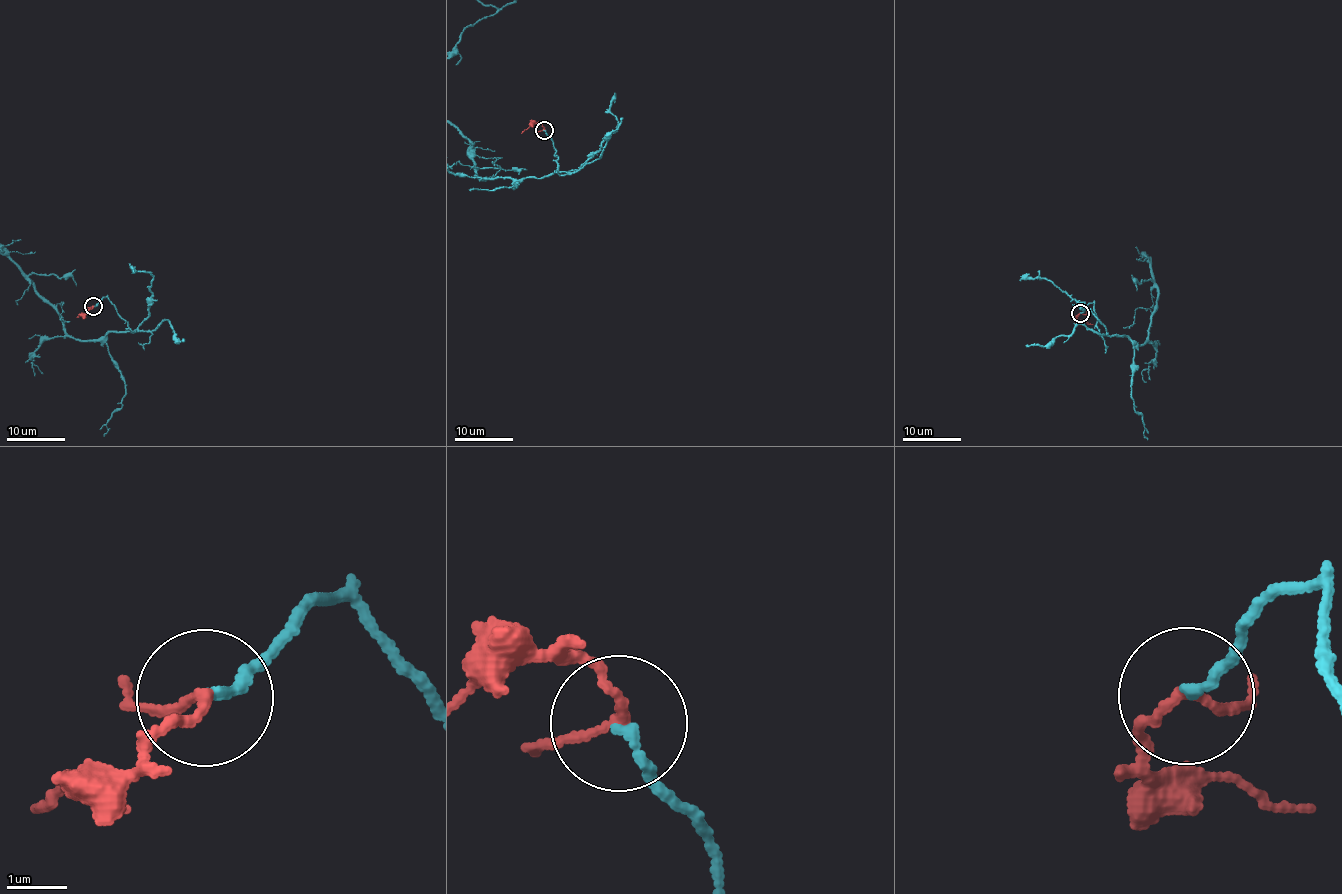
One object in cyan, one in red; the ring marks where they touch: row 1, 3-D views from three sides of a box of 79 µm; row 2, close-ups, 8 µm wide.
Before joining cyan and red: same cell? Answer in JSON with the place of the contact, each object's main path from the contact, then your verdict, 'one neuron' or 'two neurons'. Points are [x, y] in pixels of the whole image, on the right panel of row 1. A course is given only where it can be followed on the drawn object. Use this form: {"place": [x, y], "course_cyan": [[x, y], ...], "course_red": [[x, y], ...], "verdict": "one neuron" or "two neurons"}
{"place": [1080, 313], "course_red": [[1080, 313], [1077, 321], [1093, 324]], "verdict": "one neuron"}

